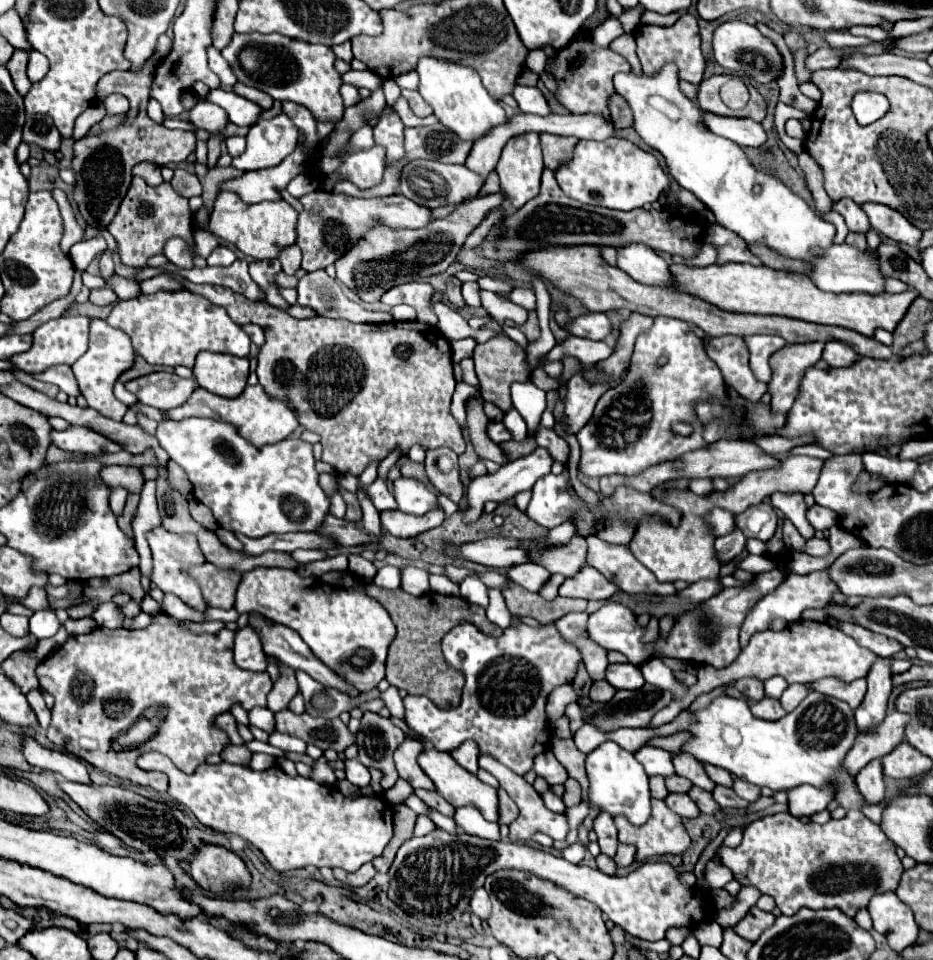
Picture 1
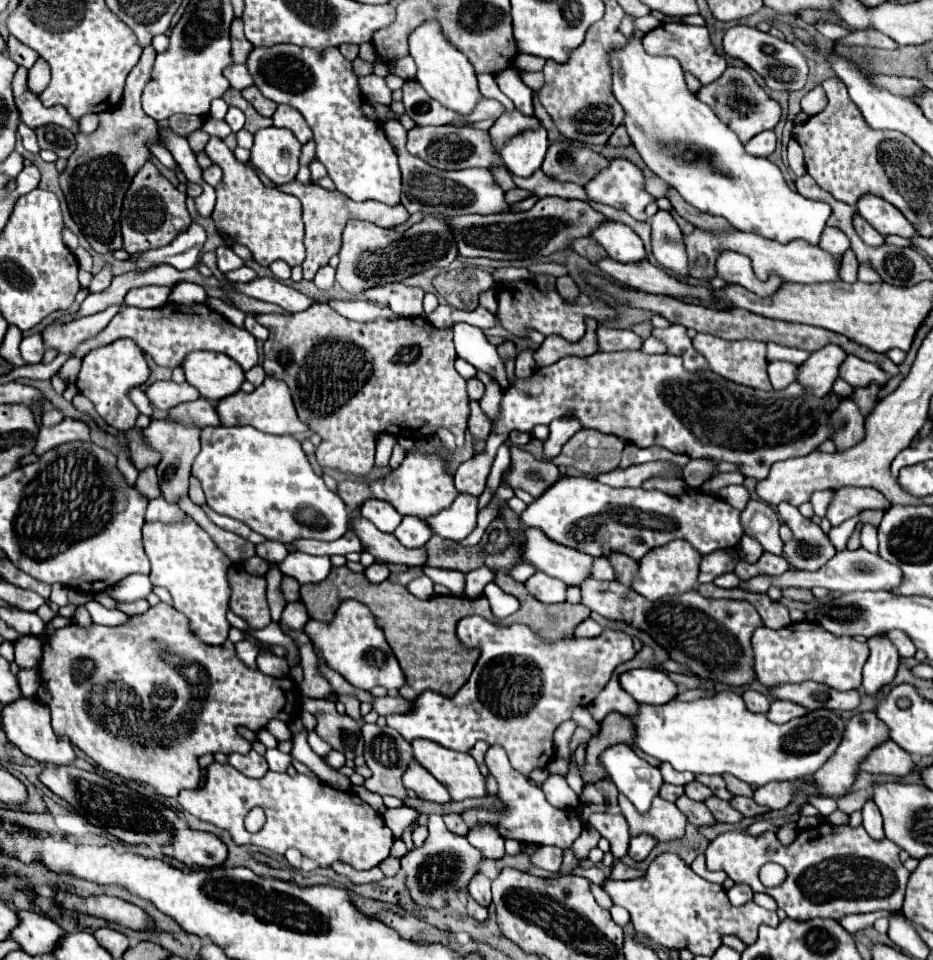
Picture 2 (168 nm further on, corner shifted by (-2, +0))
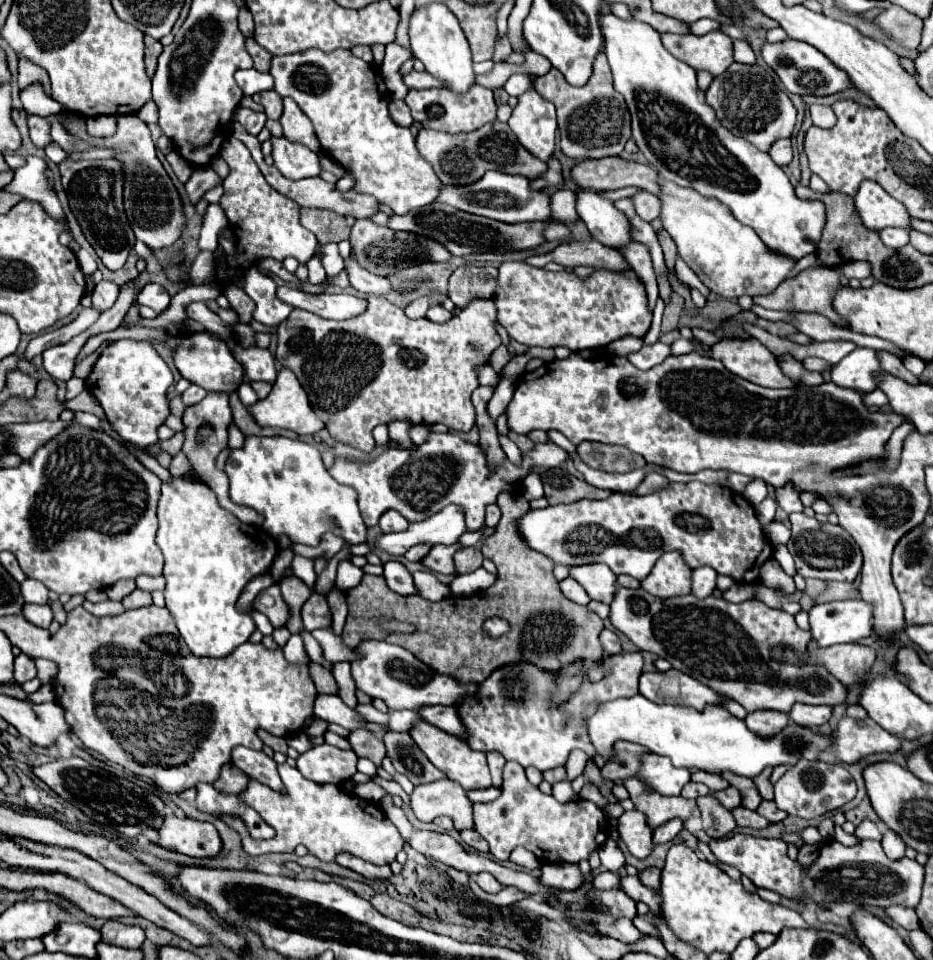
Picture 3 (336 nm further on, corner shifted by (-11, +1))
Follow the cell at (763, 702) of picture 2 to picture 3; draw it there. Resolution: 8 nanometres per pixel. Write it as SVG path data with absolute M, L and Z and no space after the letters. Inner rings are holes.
M759 709L759 711L747 713L745 723L747 723L747 727L751 727L755 733L767 737L767 735L779 733L779 729L783 729L783 725L789 723L789 717L787 717L787 713L781 713L781 711Z

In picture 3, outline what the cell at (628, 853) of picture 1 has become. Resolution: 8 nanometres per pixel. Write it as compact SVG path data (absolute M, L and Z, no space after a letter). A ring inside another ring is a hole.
M667 821L667 825L661 825L659 829L653 831L653 845L671 841L681 829L683 829L683 821Z

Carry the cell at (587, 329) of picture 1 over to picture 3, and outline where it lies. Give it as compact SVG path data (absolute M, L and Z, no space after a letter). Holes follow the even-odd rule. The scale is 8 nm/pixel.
M657 341L657 343L653 343L653 345L643 345L639 351L635 351L635 353L629 353L627 355L627 359L637 367L637 369L651 369L653 365L657 365L657 363L661 363L665 357L669 357L671 355L671 351L669 351L669 347L665 345L665 343L661 343L661 341Z

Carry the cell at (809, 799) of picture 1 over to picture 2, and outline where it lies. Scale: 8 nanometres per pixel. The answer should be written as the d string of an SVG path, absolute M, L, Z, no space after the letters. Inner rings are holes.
M860 712L856 716L852 716L848 722L846 722L846 730L844 730L844 736L842 736L842 742L838 746L838 750L828 758L828 762L814 774L814 782L818 784L818 788L822 790L824 796L844 796L854 778L856 778L856 772L858 772L858 764L862 762L862 758L866 758L866 754L870 750L874 750L882 740L888 738L888 728L882 726L882 722L878 722L876 714L874 712Z

